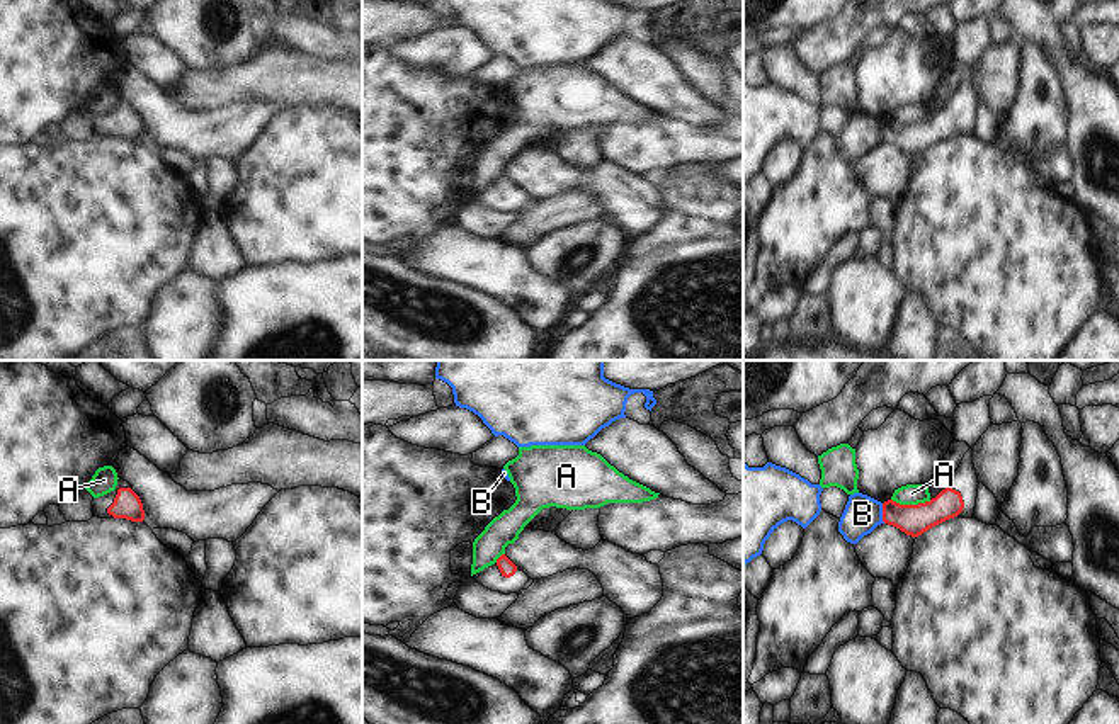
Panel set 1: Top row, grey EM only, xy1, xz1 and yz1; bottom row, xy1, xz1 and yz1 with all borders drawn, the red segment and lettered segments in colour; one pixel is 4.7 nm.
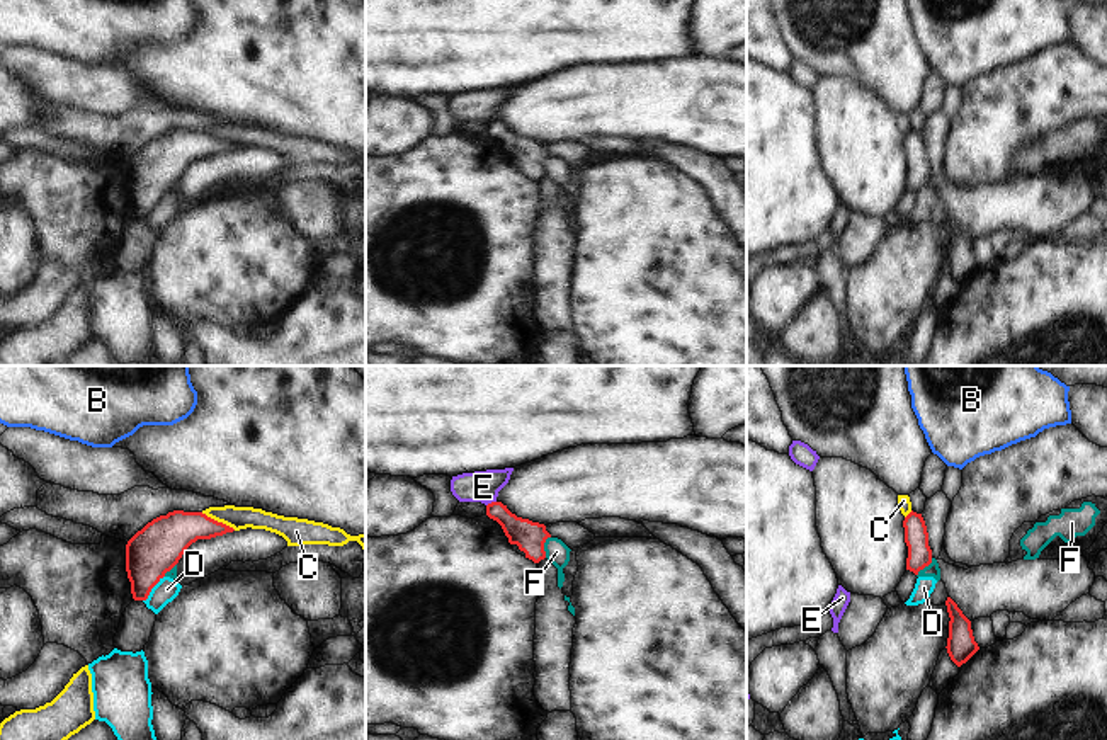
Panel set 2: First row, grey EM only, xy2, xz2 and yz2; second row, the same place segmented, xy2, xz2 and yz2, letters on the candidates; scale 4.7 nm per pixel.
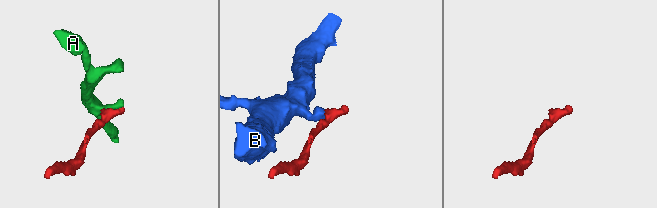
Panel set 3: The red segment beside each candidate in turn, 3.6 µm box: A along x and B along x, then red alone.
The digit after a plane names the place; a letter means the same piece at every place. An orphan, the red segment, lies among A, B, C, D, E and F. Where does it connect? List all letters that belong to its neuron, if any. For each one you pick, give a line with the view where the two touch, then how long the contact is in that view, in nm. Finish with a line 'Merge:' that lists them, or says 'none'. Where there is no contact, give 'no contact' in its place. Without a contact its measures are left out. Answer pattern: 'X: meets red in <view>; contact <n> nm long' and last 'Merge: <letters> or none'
Merge: none

